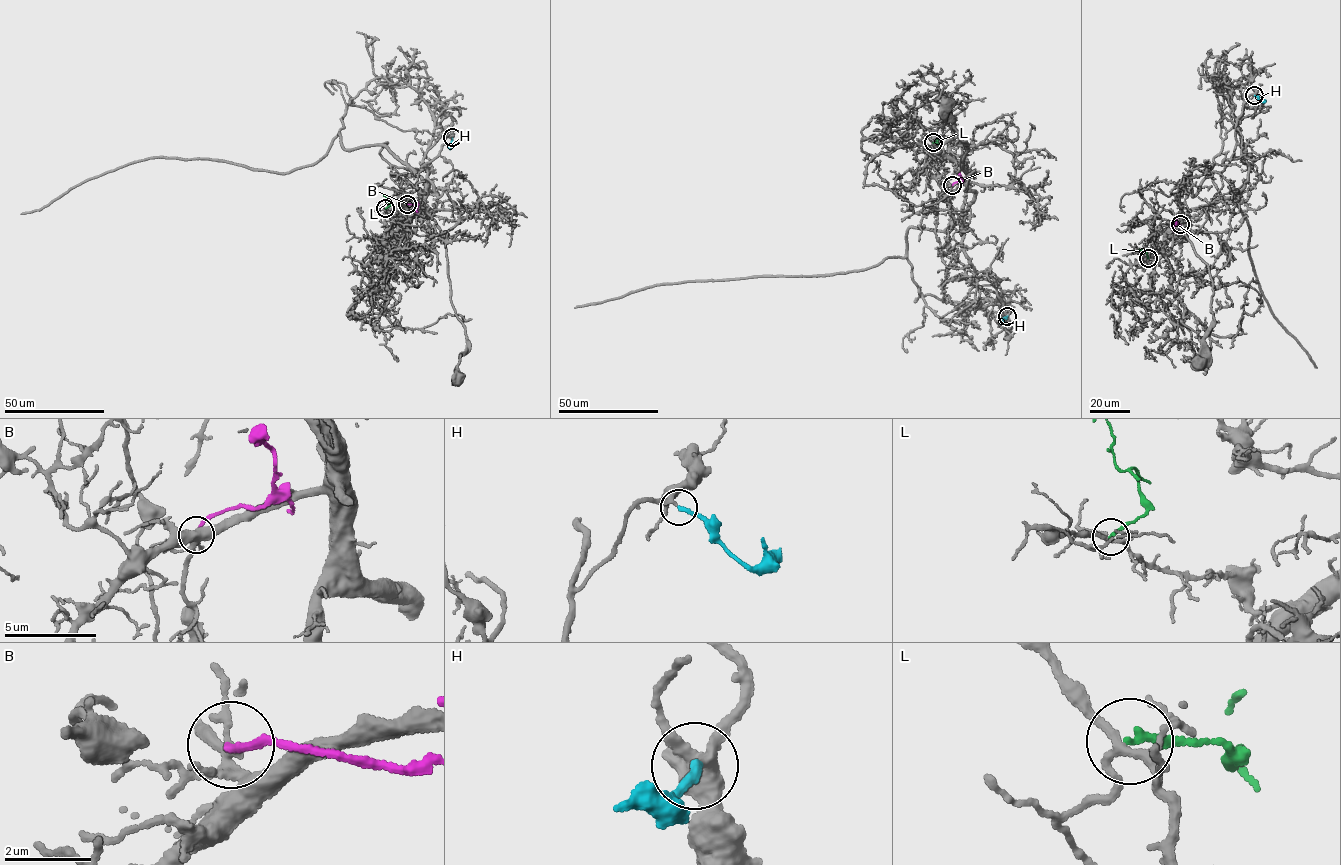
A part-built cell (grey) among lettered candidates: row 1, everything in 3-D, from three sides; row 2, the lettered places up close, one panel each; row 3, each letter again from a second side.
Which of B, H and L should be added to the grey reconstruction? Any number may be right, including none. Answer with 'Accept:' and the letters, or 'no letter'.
Accept: H

